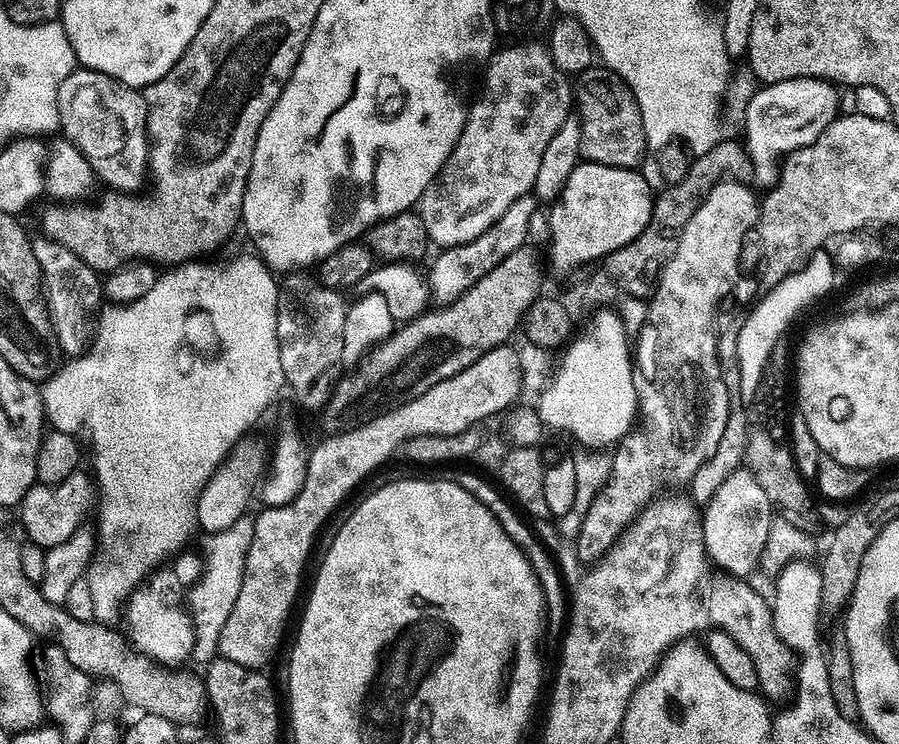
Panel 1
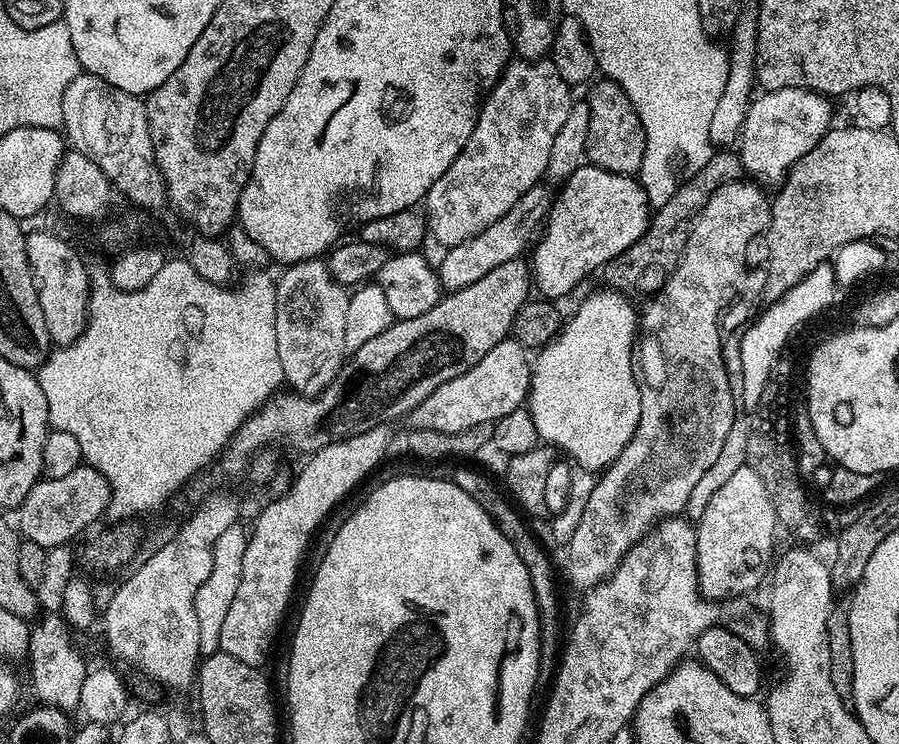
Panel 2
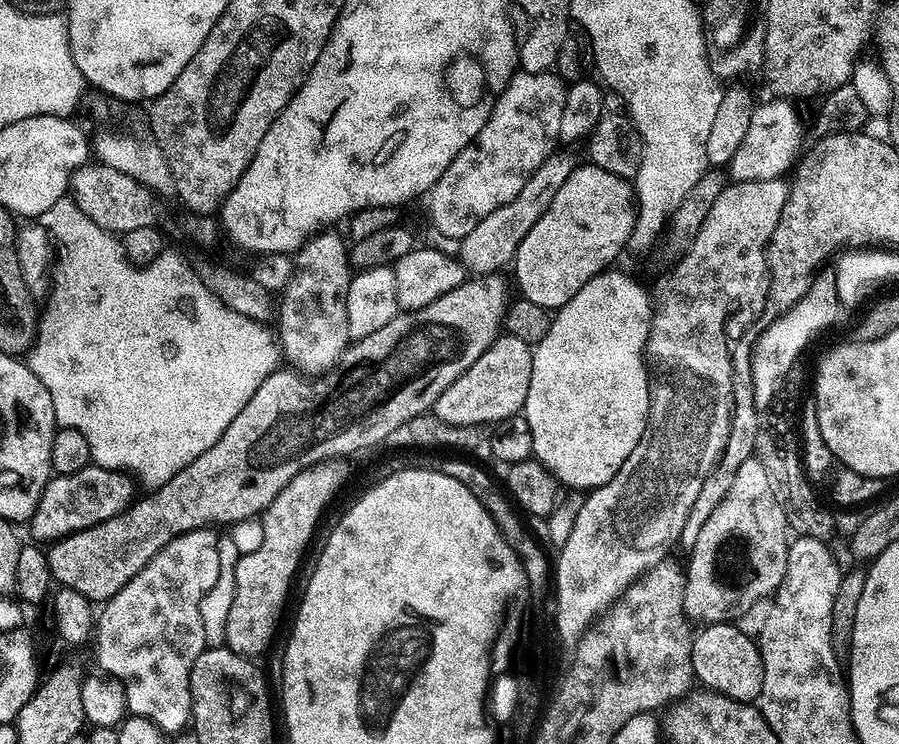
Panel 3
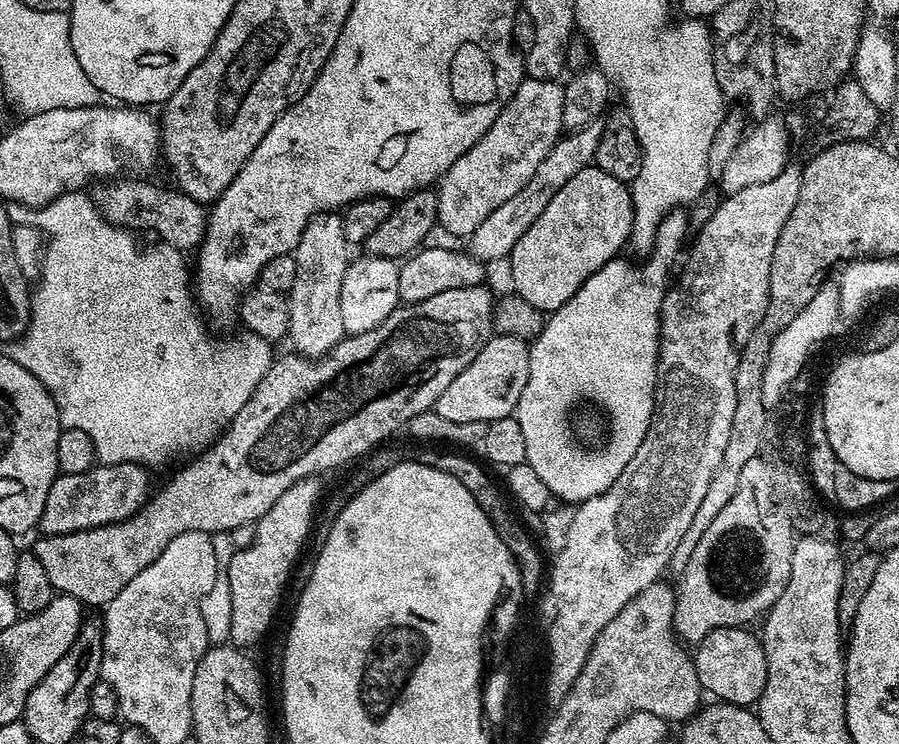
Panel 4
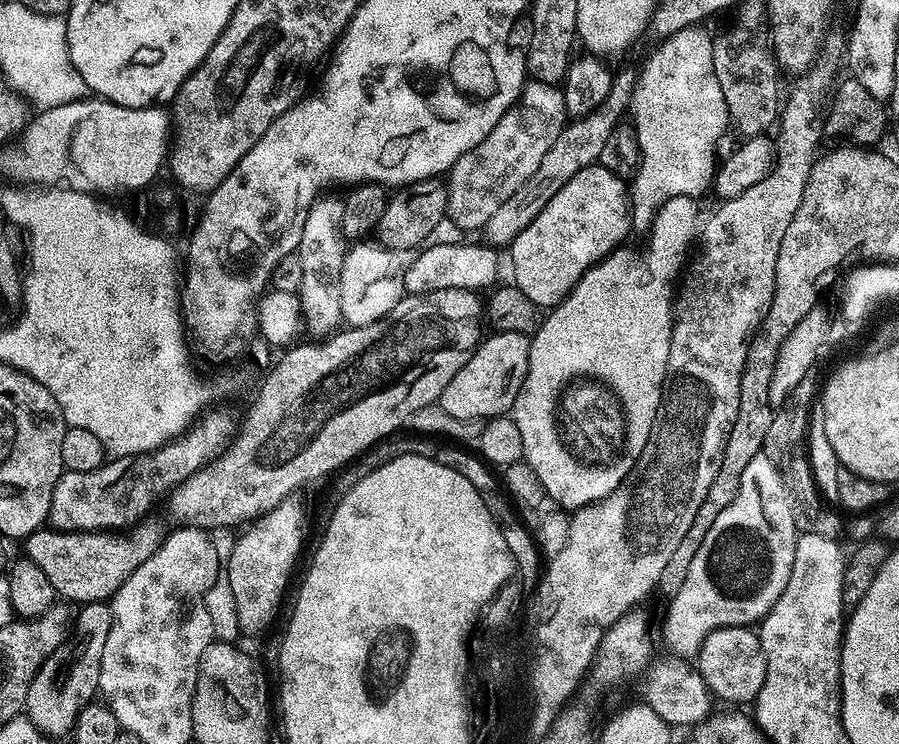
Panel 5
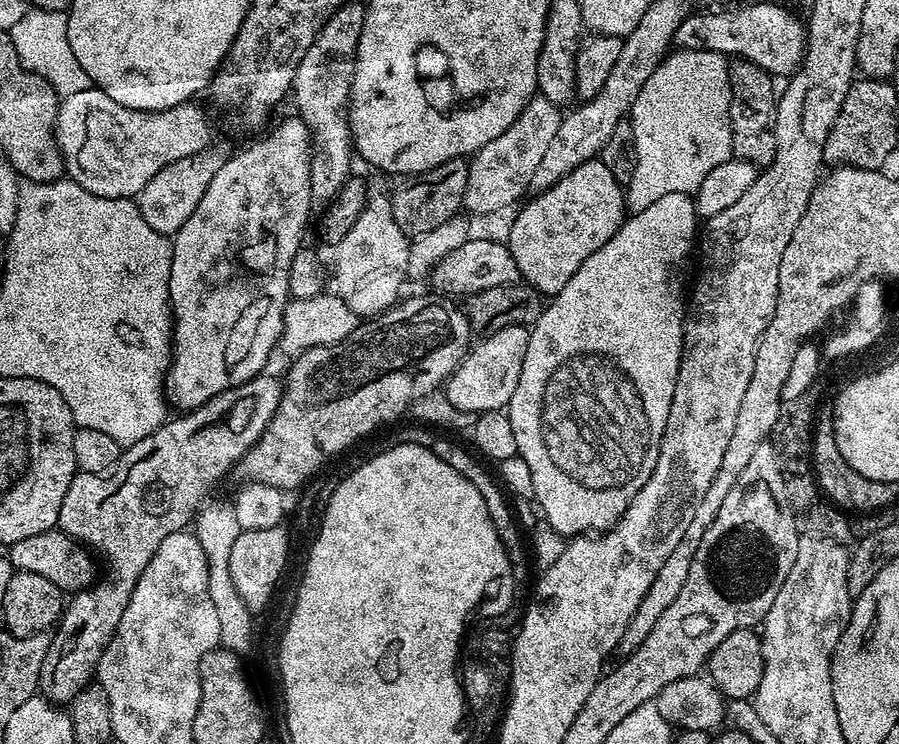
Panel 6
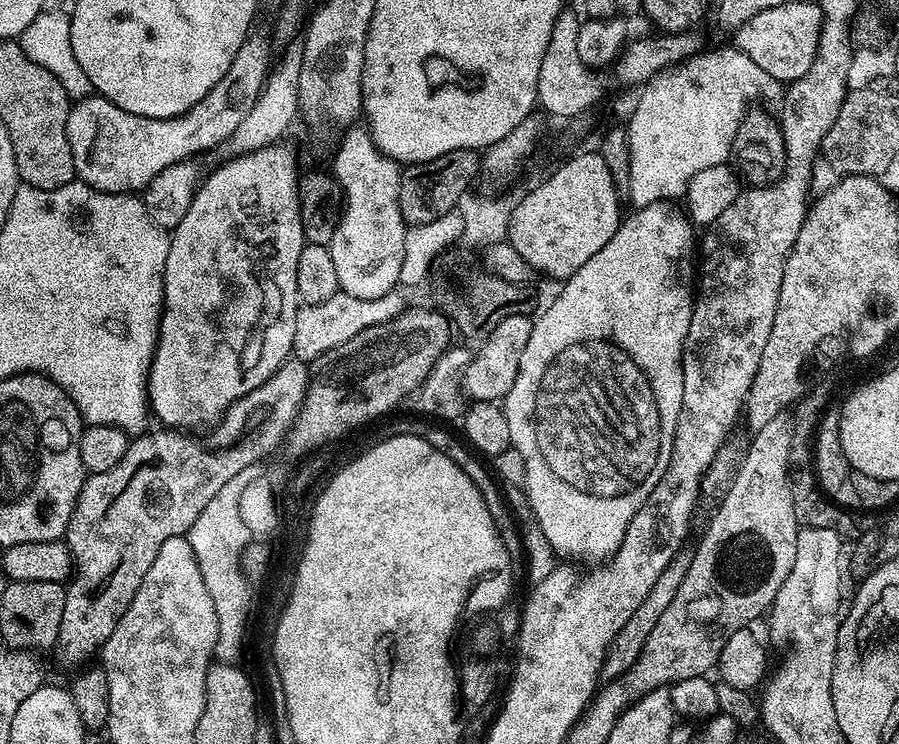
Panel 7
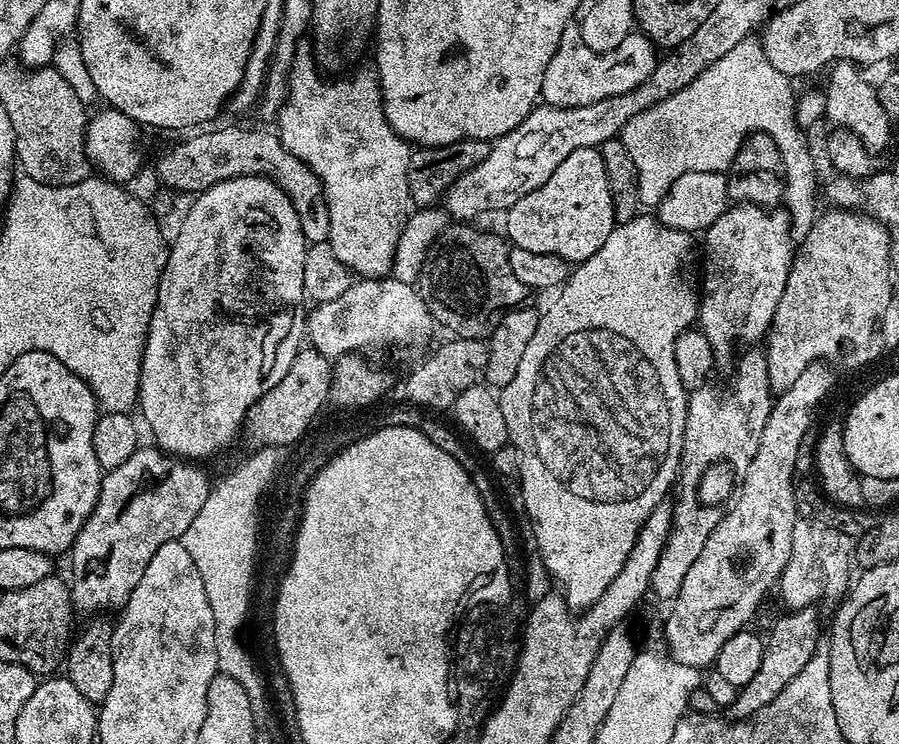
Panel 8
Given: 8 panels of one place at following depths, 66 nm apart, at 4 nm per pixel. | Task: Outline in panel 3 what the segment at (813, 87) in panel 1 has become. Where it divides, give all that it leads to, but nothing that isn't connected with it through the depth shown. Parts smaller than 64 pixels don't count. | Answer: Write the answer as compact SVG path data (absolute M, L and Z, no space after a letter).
M772 98L769 101L769 104L761 103L755 109L750 118L750 126L747 127L746 138L742 139L742 144L738 146L737 153L731 160L733 181L758 182L781 179L785 175L783 172L787 173L801 155L800 143L806 140L806 128L805 125L800 125L800 116L792 105L795 103L784 98Z

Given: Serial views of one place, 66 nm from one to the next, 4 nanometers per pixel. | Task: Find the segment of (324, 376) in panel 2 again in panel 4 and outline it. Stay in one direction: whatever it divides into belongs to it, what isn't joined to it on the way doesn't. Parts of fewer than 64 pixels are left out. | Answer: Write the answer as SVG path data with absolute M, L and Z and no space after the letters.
M335 211L312 217L294 249L296 278L288 293L287 339L297 353L309 358L324 356L346 333L342 326L342 282L350 263L350 245L344 237L344 221Z

